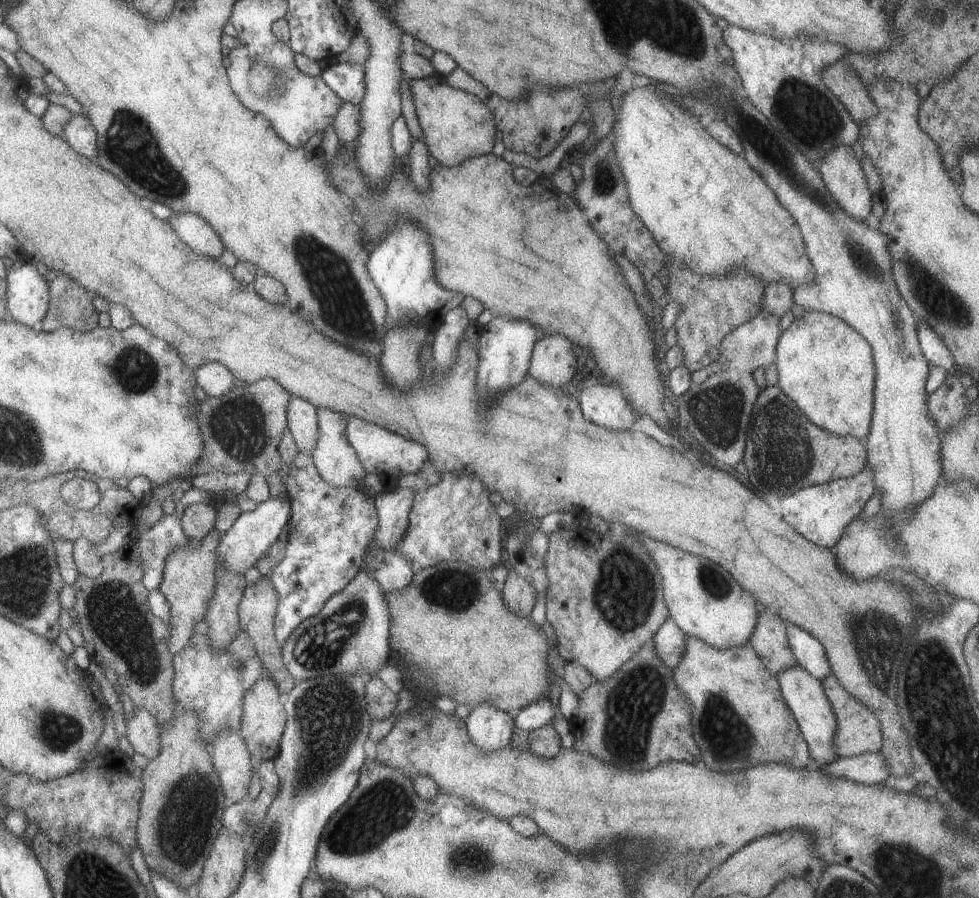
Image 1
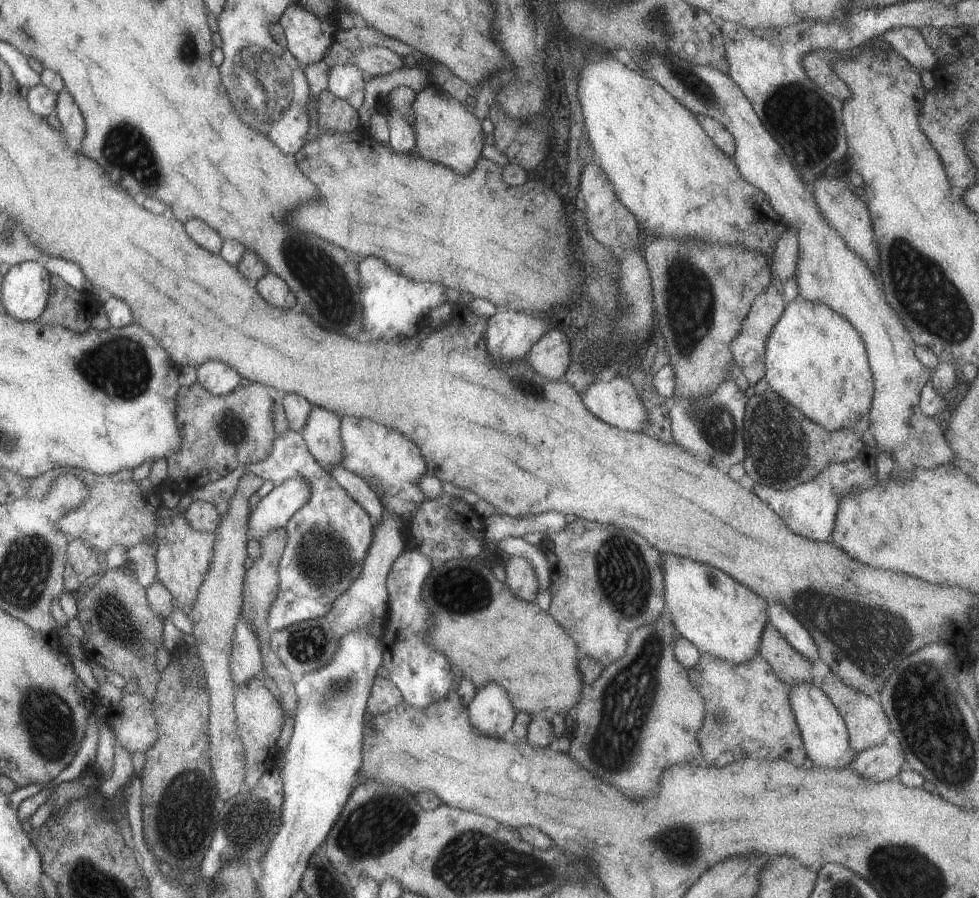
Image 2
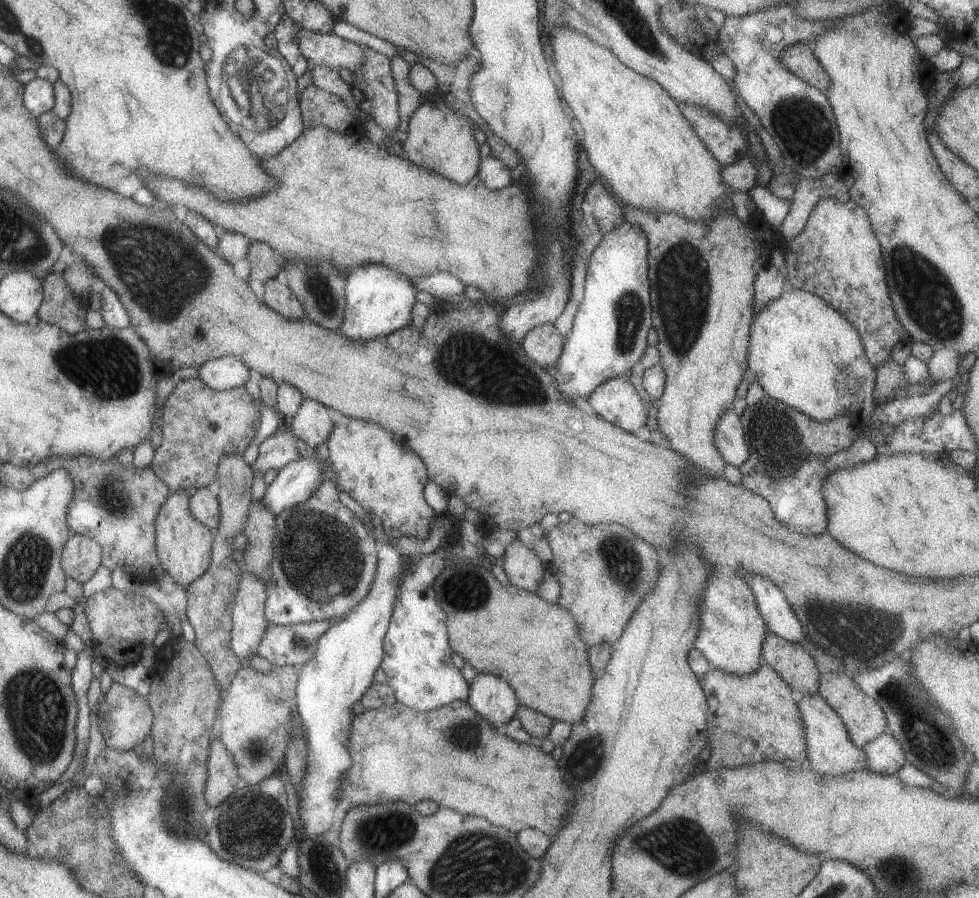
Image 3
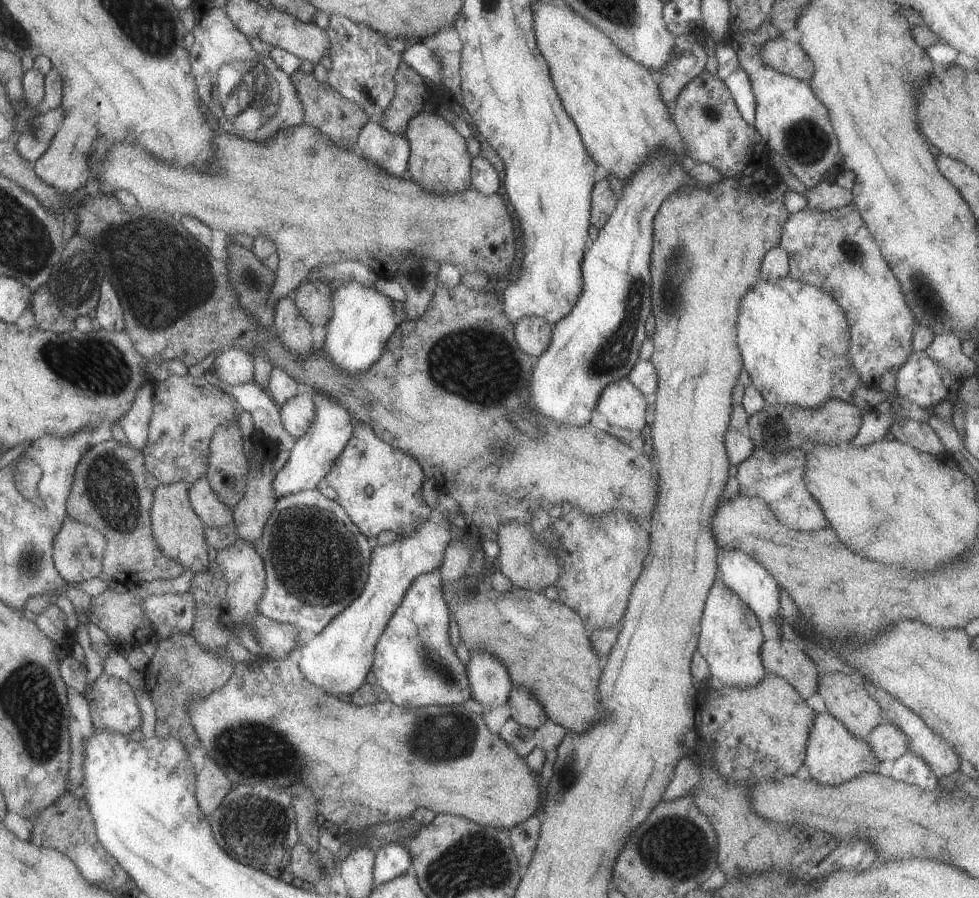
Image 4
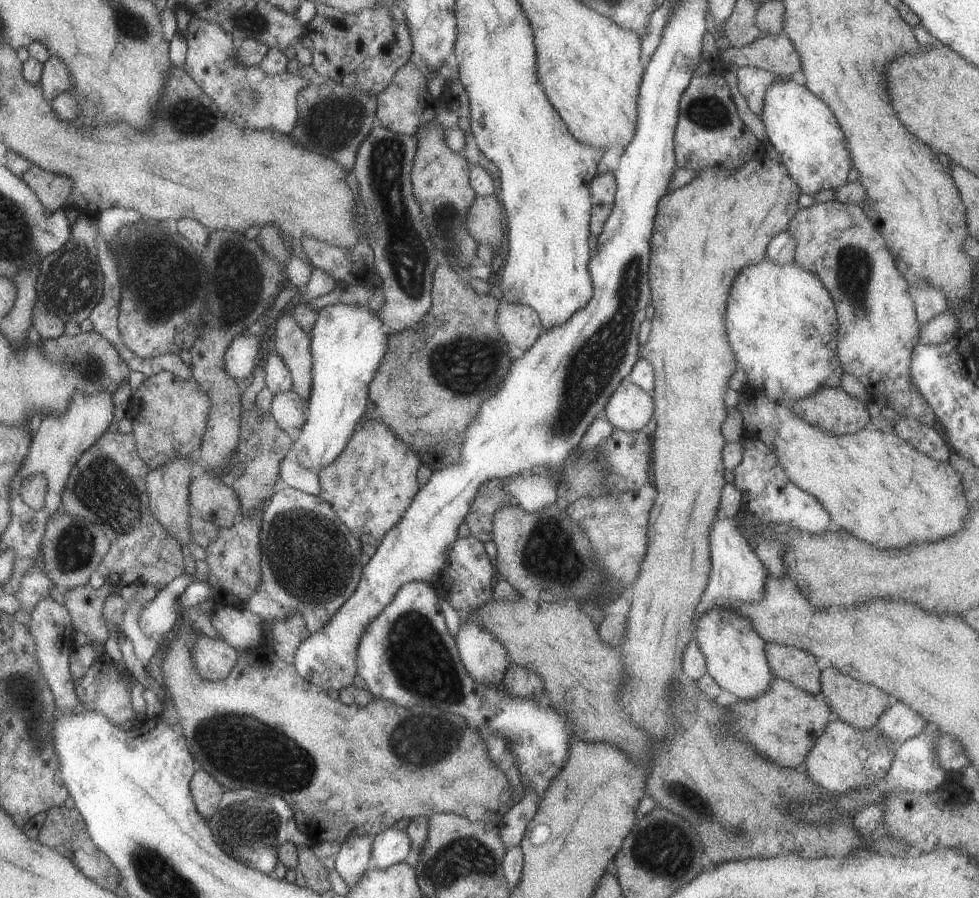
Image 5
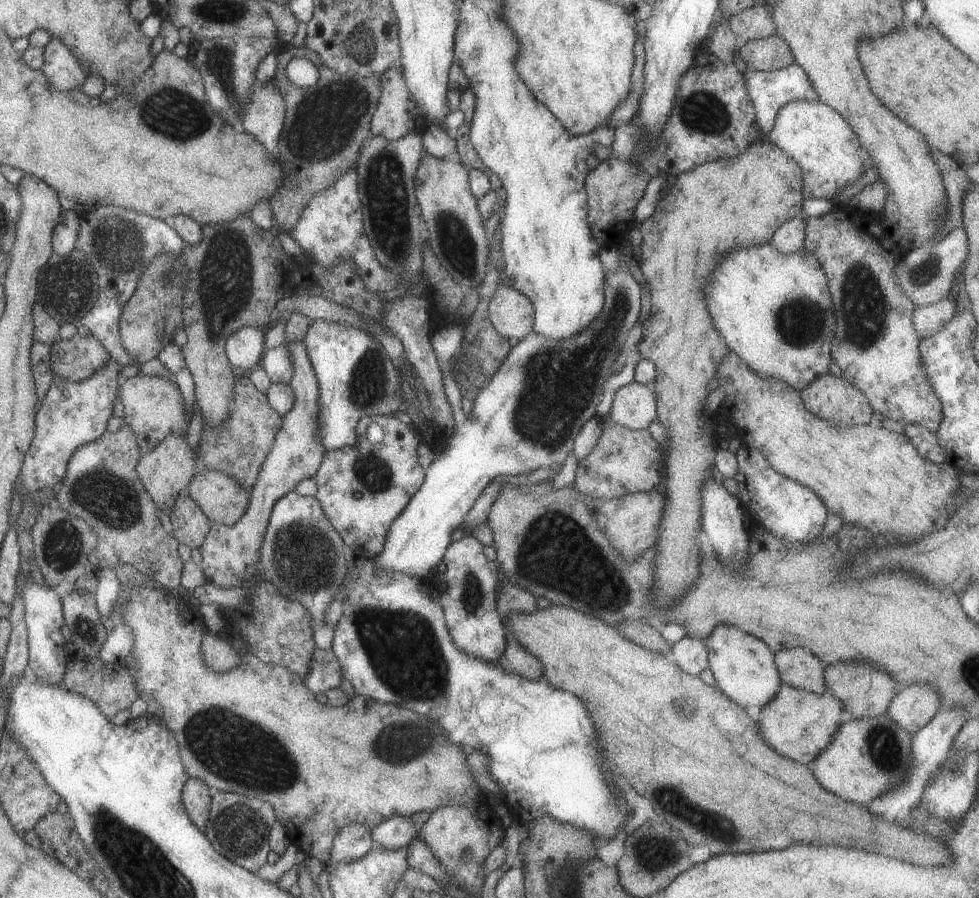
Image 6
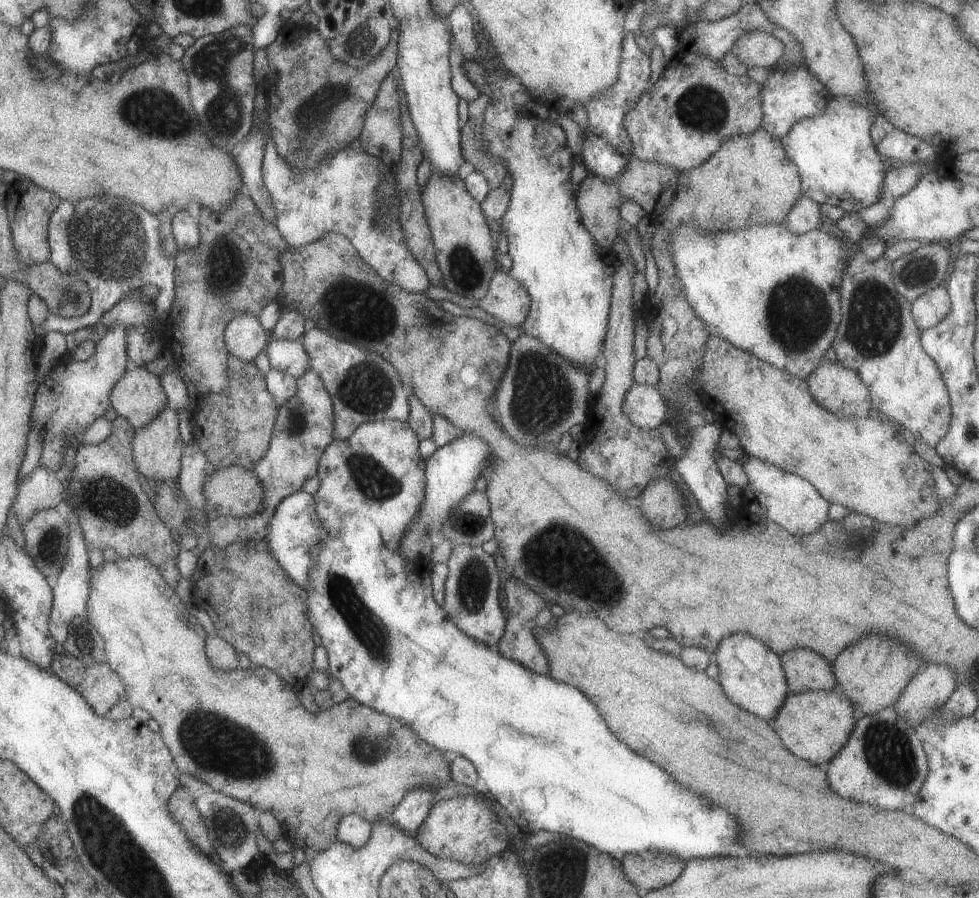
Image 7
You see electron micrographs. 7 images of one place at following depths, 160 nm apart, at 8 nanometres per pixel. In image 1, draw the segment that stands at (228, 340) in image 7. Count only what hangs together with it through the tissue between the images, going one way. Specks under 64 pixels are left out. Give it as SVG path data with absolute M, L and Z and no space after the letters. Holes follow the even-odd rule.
M217 362L197 367L194 379L196 385L209 397L220 397L233 387L233 375Z

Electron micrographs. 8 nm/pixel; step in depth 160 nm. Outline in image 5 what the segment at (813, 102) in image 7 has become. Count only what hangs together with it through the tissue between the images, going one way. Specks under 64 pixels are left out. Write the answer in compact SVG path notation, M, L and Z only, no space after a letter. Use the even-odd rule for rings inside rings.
M749 66L737 67L736 77L738 92L745 99L749 110L758 118L761 116L765 89L768 89L773 81L780 81L782 78L791 79L790 76L775 76L769 71Z

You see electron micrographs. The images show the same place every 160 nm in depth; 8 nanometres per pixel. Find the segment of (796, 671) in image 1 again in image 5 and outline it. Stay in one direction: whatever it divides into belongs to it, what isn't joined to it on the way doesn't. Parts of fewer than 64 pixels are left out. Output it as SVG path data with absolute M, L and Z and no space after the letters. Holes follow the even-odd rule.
M832 717L804 758L805 772L807 772L807 776L809 776L815 784L823 786L825 790L829 790L829 792L833 792L833 794L840 795L843 794L845 790L857 786L867 788L884 778L893 760L894 747L895 745L893 745L889 739L878 732L876 726L870 729L859 730L836 717Z

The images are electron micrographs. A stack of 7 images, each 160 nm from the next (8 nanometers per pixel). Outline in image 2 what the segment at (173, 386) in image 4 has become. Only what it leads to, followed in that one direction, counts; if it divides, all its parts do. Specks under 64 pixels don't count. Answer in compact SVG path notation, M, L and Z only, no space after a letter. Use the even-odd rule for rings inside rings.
M197 381L189 387L179 387L175 422L182 436L182 443L178 451L166 460L168 474L163 480L164 487L178 494L191 492L208 482L223 478L240 465L263 461L270 454L275 438L272 410L273 399L269 396L268 387L261 383L237 385L231 392L219 396L207 392Z

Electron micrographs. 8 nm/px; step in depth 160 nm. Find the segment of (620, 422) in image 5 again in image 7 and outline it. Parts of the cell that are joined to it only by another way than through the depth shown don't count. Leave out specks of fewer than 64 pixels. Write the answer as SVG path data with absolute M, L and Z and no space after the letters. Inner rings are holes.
M634 382L623 398L622 411L633 426L655 429L667 422L667 406L653 385Z

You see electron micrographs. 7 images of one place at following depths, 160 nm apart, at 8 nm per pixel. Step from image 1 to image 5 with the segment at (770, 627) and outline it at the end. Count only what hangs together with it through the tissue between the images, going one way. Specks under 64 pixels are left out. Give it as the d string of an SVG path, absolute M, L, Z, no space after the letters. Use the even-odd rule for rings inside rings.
M765 643L764 651L773 676L786 680L813 696L822 690L820 670L815 665L815 657L812 654L800 648L778 645L777 643Z

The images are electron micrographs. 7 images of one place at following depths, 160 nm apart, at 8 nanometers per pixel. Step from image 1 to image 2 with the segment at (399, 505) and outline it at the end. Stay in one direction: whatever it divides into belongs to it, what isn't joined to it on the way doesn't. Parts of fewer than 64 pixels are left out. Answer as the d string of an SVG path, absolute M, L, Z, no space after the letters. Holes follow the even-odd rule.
M386 508L381 520L373 528L370 547L362 562L360 575L340 594L331 610L316 619L299 621L278 631L270 631L269 648L278 656L291 676L303 676L325 666L337 650L339 639L348 632L366 629L380 640L382 624L388 614L386 576L393 561L405 548L405 528L401 521Z

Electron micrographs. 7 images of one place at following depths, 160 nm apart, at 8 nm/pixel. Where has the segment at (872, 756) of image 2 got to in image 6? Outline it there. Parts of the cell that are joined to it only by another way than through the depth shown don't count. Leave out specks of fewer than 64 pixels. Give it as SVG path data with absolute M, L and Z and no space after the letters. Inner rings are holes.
M925 683L900 687L888 704L886 715L910 735L925 726L939 710L939 696Z

